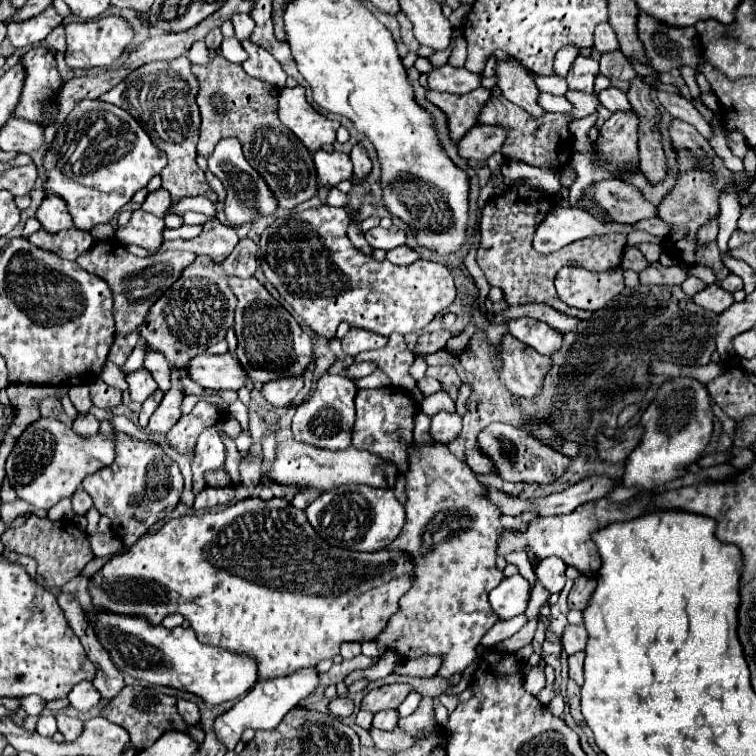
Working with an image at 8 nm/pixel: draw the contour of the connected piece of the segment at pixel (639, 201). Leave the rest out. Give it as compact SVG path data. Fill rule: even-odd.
M606 179L592 185L584 195L584 205L590 205L590 201L604 207L616 223L638 223L658 215L658 207L638 187L620 179Z

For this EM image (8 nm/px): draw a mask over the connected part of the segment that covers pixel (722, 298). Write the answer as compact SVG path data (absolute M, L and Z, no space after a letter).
M716 283L706 285L706 289L698 291L692 299L694 299L698 305L702 305L702 307L714 311L714 313L722 313L724 309L728 309L728 307L734 303L732 293L722 291L722 287L716 285Z

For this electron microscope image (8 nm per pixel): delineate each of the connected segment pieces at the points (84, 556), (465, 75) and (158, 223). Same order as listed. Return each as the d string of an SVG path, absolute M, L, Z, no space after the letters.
M30 515L28 521L16 529L8 529L2 535L2 543L6 549L28 555L38 563L38 575L46 587L62 587L70 579L78 577L88 561L94 559L86 533L82 533L72 521L50 521Z
M450 65L438 67L428 73L428 87L432 91L444 91L444 93L468 93L472 89L478 89L482 83L480 73L470 73L468 69L454 69Z
M136 209L128 225L116 231L116 237L122 243L140 245L144 249L154 251L162 245L162 231L164 231L164 219L154 217L152 213L146 213L142 209Z

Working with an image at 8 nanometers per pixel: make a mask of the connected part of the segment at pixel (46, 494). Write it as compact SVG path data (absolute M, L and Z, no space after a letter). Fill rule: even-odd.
M40 417L38 421L30 423L16 439L14 449L6 461L6 475L10 479L10 487L20 499L34 505L36 509L50 509L62 497L72 497L72 493L80 487L84 475L90 475L92 471L112 463L112 459L114 437L102 439L100 435L94 435L92 439L82 439L58 419ZM20 469L22 483L16 481L16 473Z

